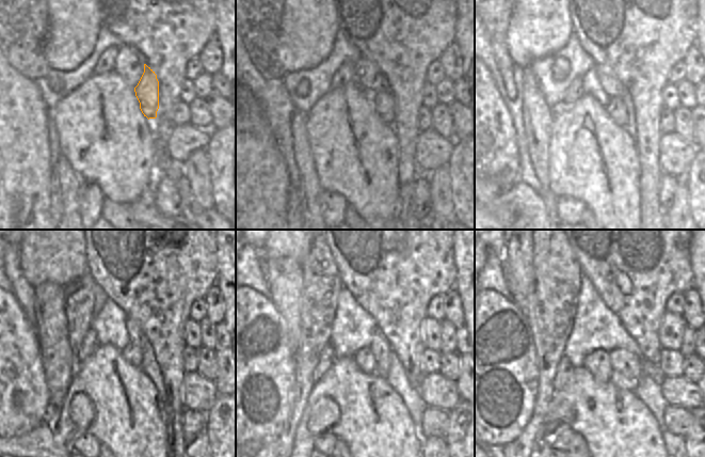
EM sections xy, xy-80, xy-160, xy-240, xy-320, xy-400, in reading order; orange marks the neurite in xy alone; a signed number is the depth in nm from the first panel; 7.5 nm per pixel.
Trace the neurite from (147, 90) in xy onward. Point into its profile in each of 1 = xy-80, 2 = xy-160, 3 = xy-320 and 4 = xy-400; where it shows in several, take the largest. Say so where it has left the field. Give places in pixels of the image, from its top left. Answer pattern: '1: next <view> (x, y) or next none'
1: next xy-80 (384, 103)
2: next xy-160 (617, 109)
3: next xy-320 (365, 360)
4: next xy-400 (597, 362)

